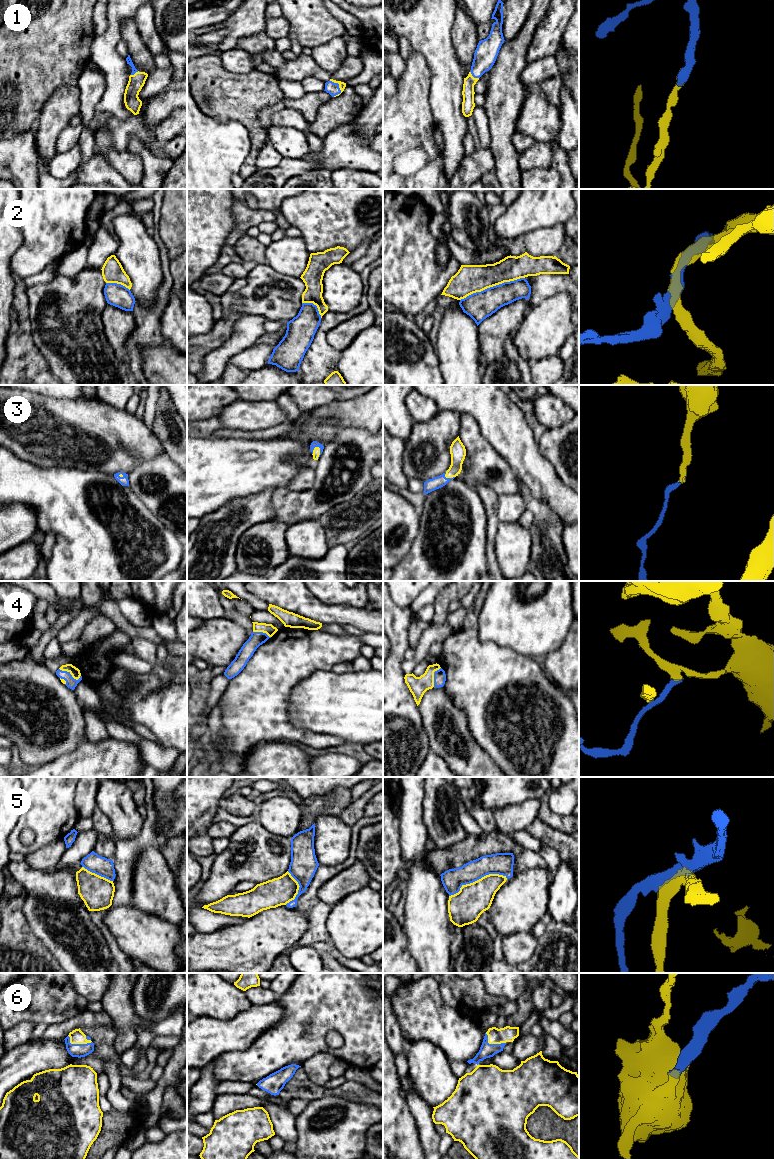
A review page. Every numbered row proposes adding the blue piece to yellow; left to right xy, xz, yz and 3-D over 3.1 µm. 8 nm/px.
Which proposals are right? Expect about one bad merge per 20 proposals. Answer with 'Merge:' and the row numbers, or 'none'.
Merge: 1, 2, 3, 4, 5, 6

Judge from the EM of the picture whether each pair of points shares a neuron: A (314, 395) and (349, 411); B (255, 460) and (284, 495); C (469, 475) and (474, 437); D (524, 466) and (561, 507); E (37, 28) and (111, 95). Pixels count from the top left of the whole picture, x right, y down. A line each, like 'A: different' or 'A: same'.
A: different
B: different
C: same
D: same
E: different

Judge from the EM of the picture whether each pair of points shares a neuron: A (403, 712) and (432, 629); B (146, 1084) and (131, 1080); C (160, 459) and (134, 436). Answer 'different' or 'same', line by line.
A: different
B: same
C: different

